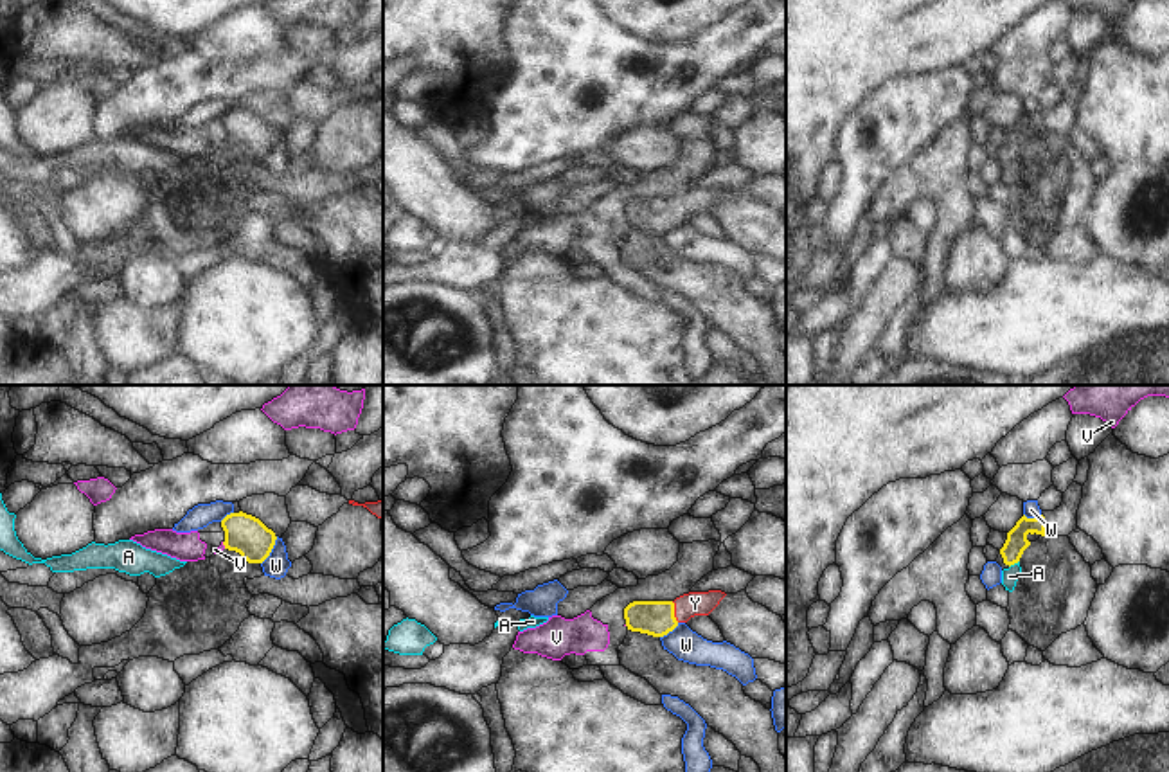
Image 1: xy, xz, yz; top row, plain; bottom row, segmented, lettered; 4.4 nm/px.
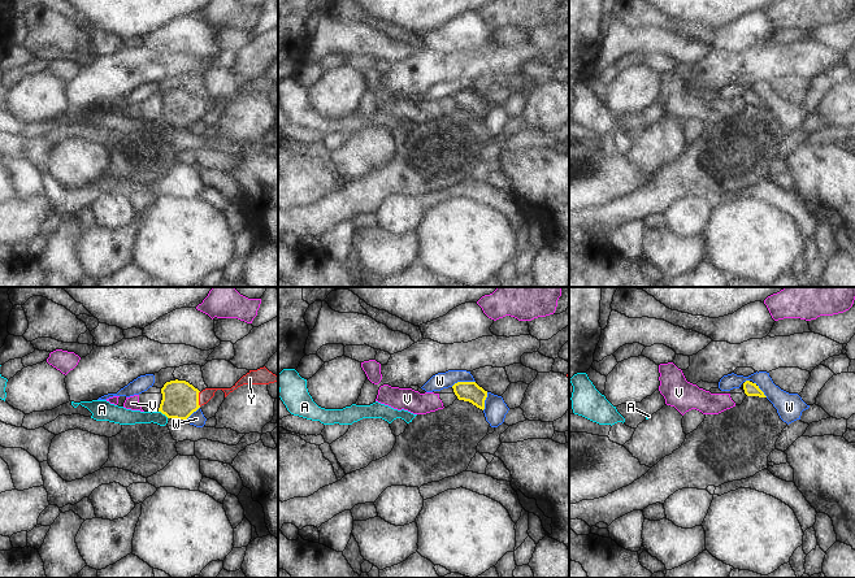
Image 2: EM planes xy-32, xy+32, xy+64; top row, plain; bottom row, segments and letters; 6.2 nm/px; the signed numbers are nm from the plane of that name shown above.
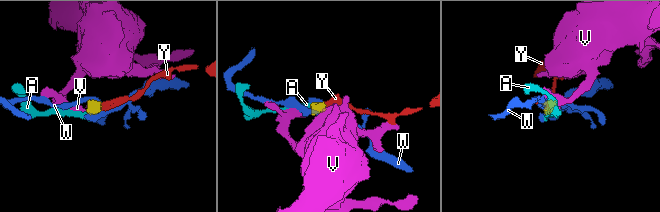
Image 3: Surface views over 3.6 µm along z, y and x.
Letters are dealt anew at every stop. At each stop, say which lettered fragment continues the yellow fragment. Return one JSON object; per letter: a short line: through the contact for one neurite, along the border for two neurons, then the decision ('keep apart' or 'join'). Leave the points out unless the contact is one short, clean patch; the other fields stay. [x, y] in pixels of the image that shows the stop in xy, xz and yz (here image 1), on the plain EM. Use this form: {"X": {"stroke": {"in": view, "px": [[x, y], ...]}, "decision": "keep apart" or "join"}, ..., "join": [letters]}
{"A": {"stroke": {"in": "yz", "px": [[1018, 157], [1009, 164]]}, "decision": "keep apart"}, "V": {"stroke": {"in": "xy", "px": [[222, 139], [225, 144]]}, "decision": "keep apart"}, "W": {"stroke": {"in": "xy", "px": [[277, 134], [270, 152], [261, 161]]}, "decision": "keep apart"}, "Y": {"stroke": {"in": "xz", "px": [[655, 215], [673, 209], [695, 200]]}, "decision": "join"}, "join": ["Y"]}

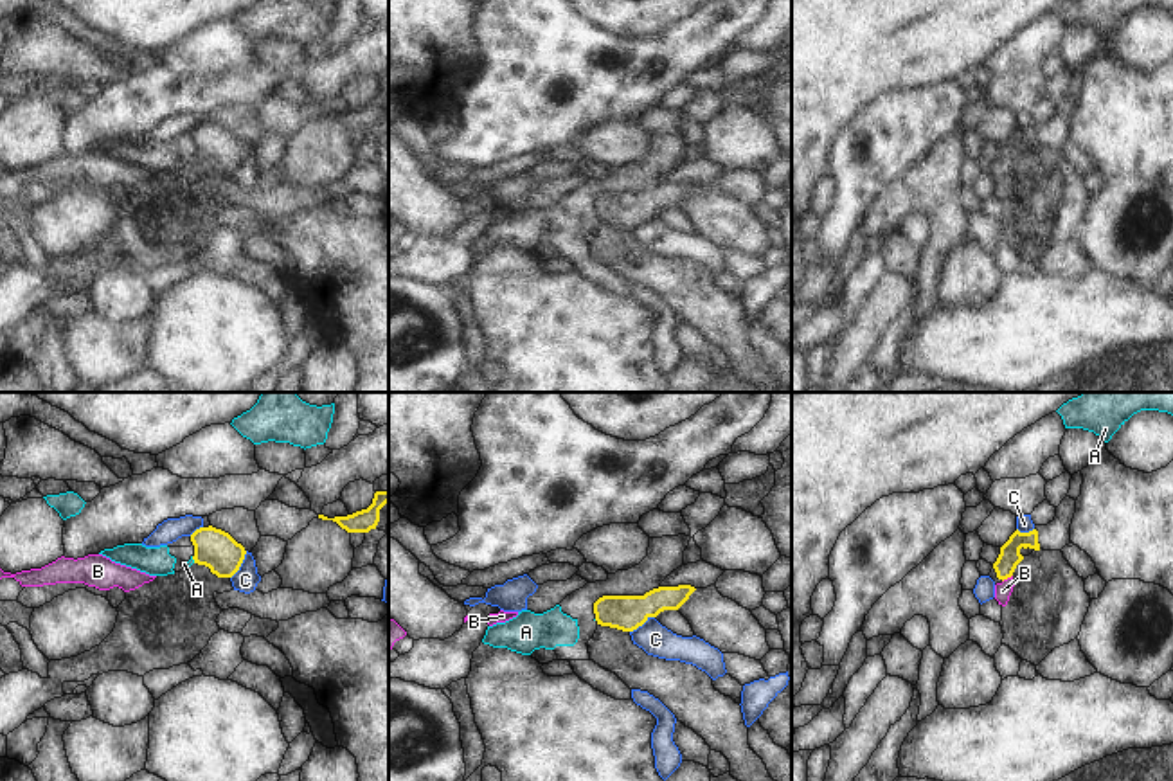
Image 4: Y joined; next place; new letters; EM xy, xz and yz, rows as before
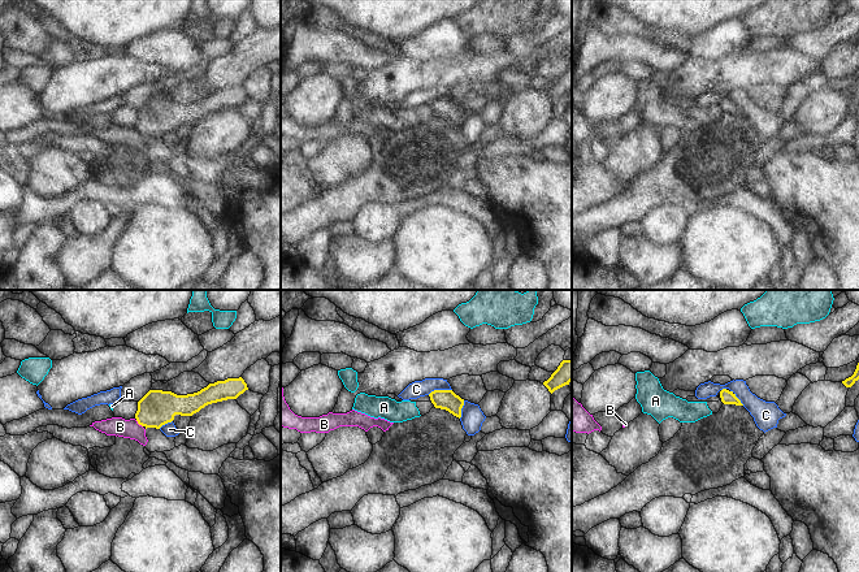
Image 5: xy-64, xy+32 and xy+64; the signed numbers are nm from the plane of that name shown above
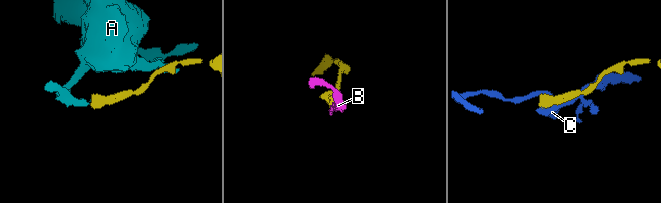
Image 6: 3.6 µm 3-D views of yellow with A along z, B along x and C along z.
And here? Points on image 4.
{"A": {"stroke": {"in": "xy", "px": [[191, 153], [195, 159]]}, "decision": "keep apart"}, "B": {"stroke": {"in": "yz", "px": [[1011, 171], [1002, 179]]}, "decision": "keep apart"}, "C": {"stroke": {"in": "xy", "px": [[247, 148], [240, 166], [231, 175]]}, "decision": "keep apart"}, "join": []}

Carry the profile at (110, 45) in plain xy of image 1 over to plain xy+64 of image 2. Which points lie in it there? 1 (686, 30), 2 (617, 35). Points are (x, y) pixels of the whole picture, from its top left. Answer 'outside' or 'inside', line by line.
1: outside
2: inside

